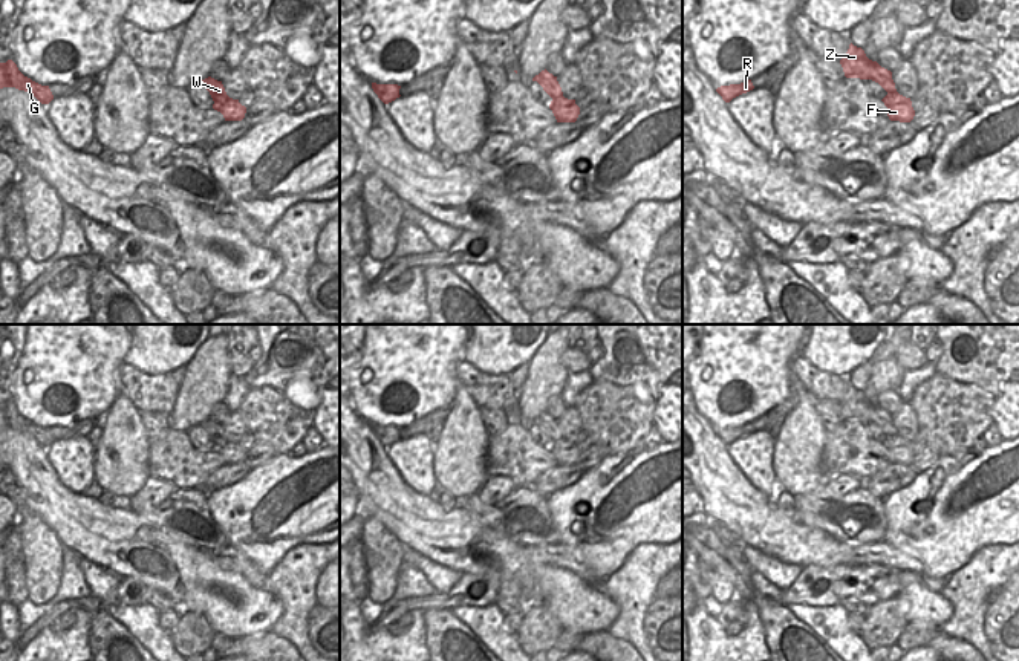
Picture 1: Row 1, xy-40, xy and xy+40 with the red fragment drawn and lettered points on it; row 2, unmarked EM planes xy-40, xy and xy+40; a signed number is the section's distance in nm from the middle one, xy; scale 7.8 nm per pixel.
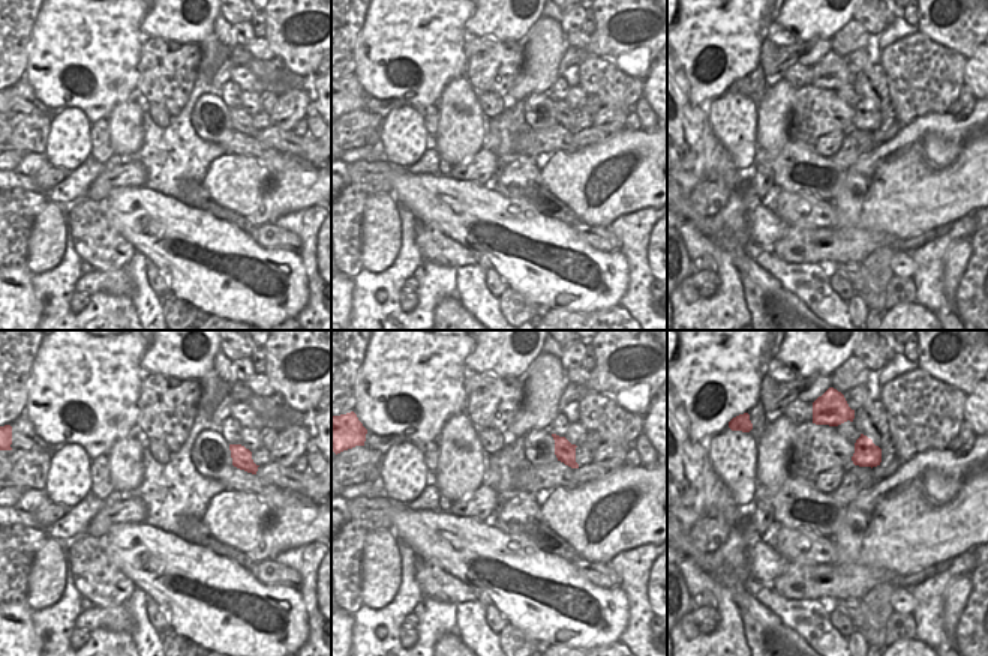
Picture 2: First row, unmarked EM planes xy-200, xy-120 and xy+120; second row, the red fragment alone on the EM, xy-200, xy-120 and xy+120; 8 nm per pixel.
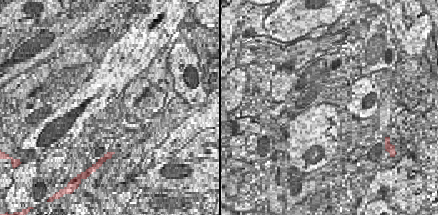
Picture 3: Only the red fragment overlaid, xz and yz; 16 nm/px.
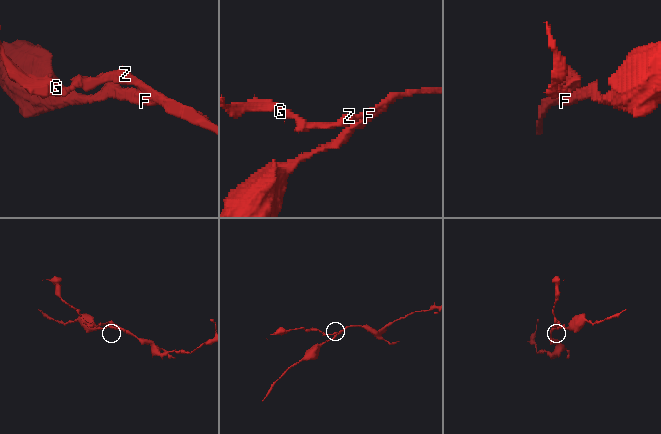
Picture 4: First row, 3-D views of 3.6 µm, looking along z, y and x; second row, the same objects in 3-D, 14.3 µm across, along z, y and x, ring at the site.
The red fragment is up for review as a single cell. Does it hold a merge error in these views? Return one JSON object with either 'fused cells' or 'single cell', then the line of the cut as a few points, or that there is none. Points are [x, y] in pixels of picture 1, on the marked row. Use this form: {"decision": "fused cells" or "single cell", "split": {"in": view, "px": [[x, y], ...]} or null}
{"decision": "fused cells", "split": {"in": "xy-40", "px": [[214, 101], [228, 107], [237, 103]]}}

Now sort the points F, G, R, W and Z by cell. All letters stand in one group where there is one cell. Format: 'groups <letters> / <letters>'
groups F / G R W Z

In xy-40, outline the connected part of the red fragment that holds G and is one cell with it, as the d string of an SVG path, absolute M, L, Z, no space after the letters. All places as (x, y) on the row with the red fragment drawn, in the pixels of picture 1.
M12 60L0 63L0 89L3 87L31 92L41 104L49 104L54 99L49 86L41 86L24 77Z

